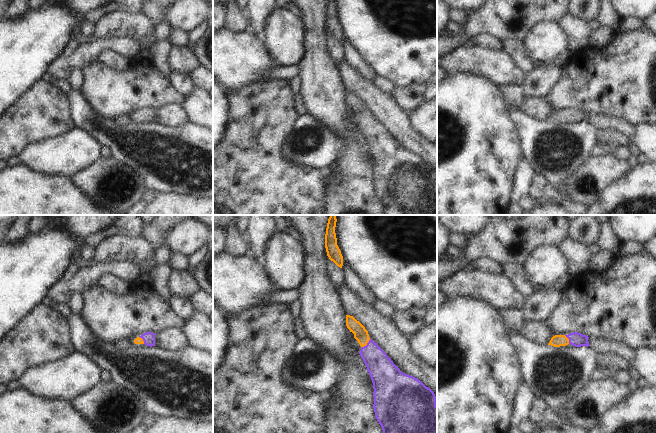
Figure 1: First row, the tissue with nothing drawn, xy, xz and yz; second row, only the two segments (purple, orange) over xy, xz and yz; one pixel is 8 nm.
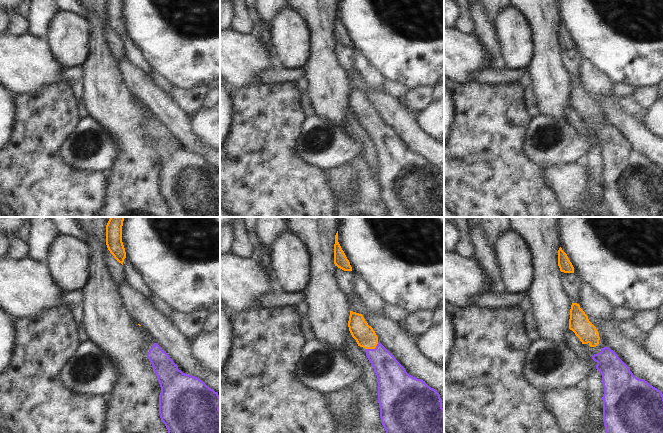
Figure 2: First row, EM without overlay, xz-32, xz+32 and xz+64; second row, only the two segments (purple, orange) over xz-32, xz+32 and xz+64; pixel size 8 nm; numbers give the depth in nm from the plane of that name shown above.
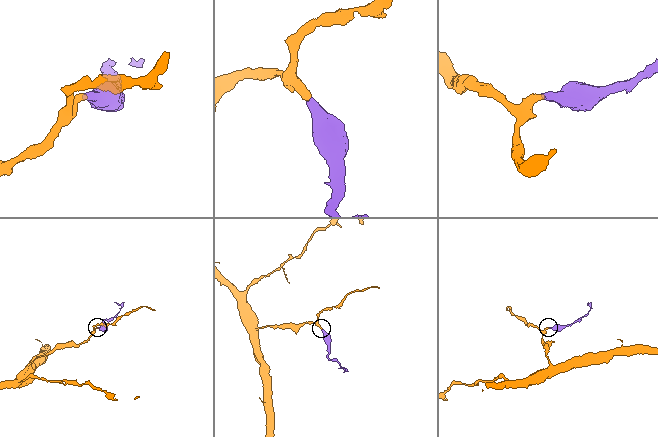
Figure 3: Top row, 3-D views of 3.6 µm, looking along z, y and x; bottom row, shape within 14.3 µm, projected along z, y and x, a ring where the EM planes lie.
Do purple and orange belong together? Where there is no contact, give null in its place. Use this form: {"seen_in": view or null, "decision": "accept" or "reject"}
{"seen_in": "xz", "decision": "accept"}

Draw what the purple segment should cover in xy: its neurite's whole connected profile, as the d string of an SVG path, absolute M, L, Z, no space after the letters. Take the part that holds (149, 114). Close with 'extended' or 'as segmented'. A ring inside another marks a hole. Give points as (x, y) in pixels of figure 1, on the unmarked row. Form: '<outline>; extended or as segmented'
M146 108L142 110L140 113L137 113L134 116L135 120L145 120L147 122L155 122L155 109Z; extended

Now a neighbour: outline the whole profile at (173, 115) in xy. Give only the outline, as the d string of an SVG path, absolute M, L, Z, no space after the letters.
M162 105L155 109L155 122L165 127L178 127L187 123L182 105Z

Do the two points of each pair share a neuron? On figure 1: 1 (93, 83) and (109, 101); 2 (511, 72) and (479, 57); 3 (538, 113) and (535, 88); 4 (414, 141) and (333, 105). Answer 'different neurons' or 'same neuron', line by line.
1: same neuron
2: same neuron
3: different neurons
4: different neurons

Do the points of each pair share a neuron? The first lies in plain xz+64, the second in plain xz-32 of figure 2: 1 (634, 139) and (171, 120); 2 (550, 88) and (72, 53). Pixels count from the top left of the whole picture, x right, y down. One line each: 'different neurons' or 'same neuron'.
1: same neuron
2: different neurons

